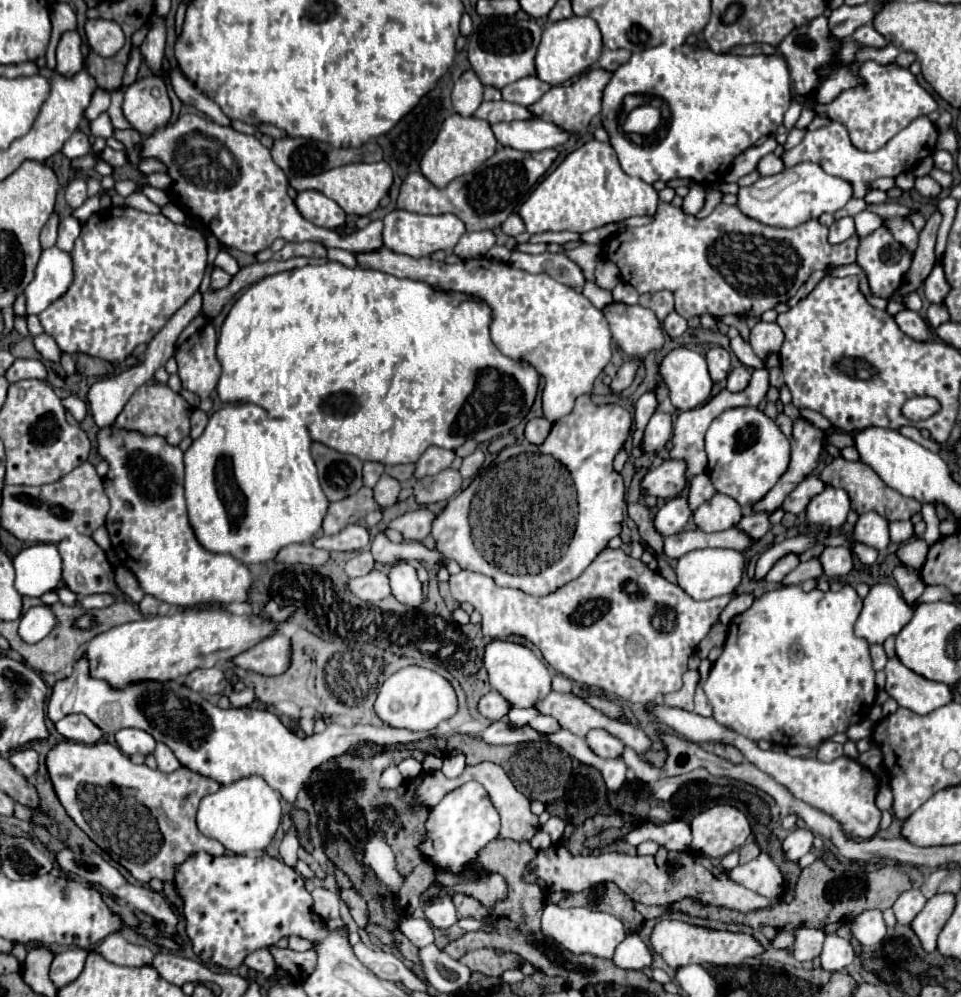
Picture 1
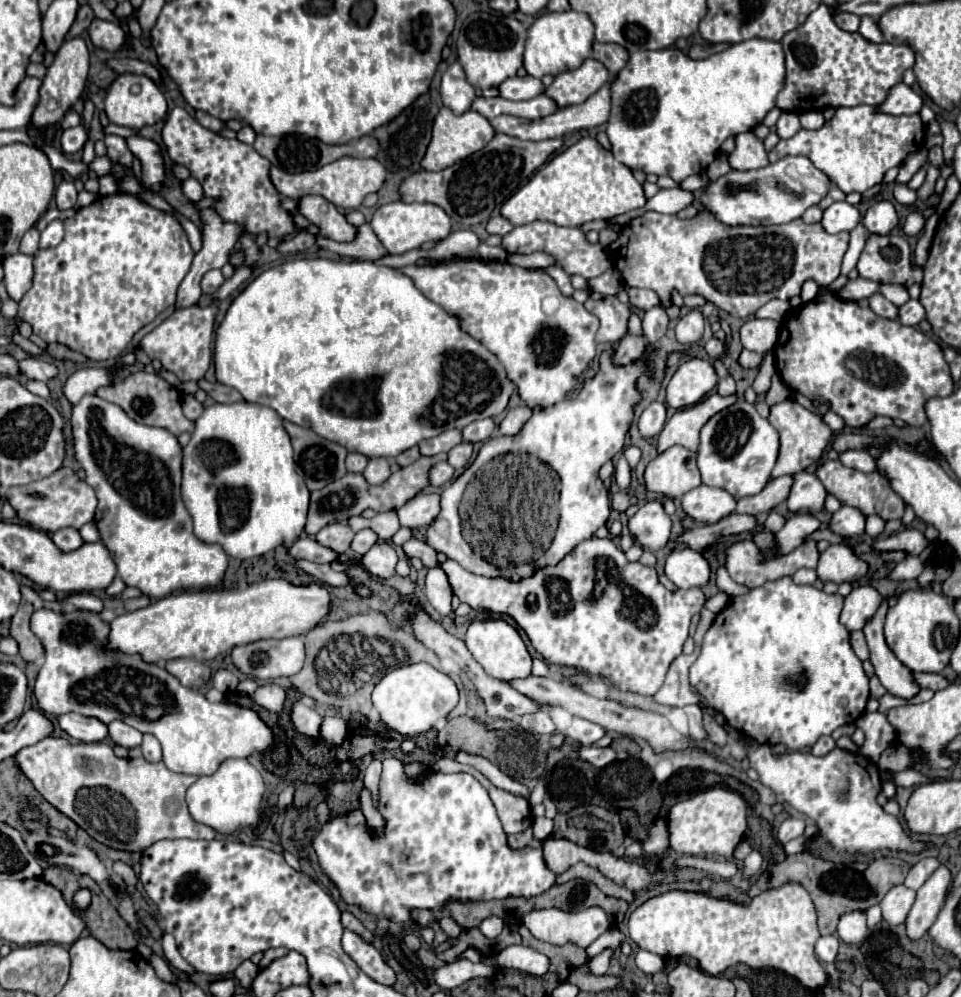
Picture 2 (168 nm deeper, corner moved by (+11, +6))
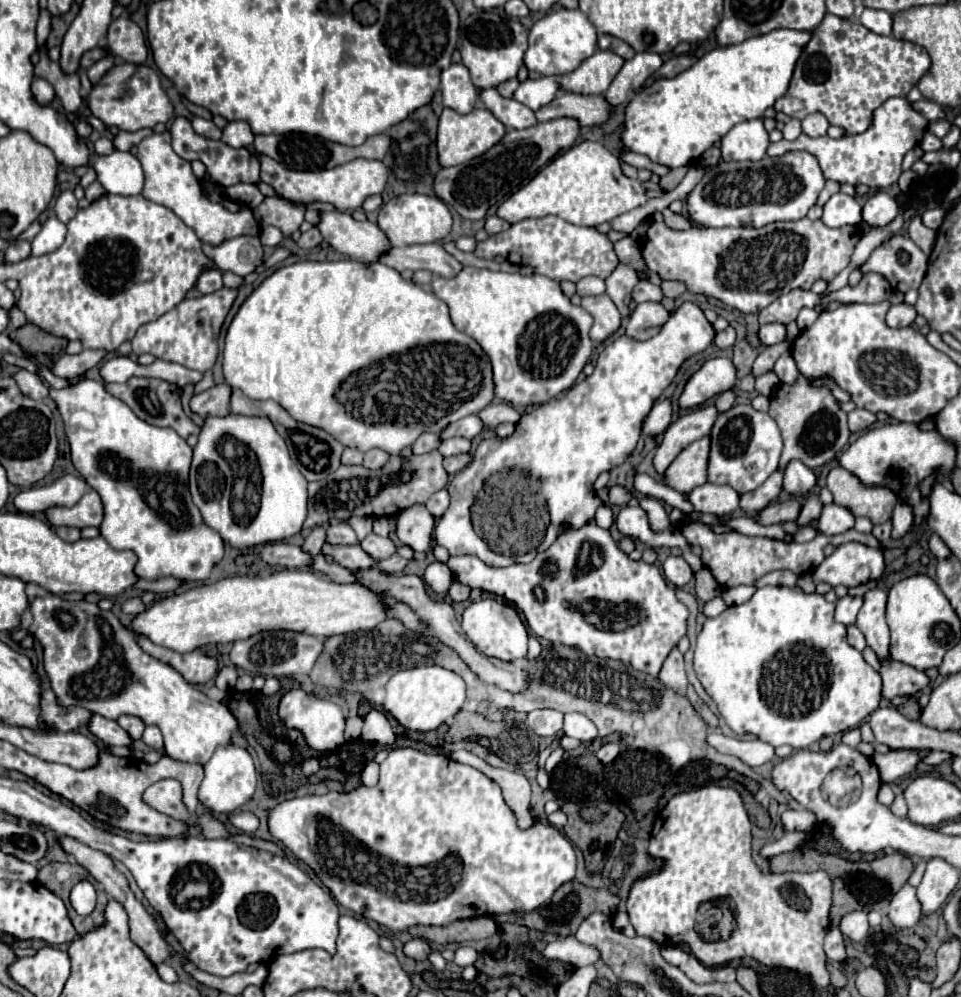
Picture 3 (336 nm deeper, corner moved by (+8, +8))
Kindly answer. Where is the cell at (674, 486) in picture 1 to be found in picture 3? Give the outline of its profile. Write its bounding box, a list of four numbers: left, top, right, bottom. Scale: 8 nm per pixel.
[665,437,709,493]

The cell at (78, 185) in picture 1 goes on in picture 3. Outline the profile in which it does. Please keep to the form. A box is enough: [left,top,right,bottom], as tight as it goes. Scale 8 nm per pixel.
[55,191,77,223]

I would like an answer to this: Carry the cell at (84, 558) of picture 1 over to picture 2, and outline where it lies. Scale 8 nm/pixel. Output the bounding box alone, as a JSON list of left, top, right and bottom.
[52,527,82,553]

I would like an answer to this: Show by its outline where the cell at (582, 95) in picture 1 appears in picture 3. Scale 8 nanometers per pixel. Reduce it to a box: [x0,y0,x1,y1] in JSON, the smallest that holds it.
[561,51,625,95]

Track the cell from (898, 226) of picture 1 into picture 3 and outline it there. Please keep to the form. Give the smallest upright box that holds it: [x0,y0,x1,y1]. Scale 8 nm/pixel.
[863,191,899,225]

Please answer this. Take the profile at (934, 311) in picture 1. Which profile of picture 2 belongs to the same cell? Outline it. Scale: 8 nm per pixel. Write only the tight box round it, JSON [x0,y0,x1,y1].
[898,299,926,327]

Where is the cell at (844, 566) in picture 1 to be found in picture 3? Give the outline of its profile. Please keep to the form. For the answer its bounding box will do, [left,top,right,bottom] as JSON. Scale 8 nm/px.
[811,543,885,587]

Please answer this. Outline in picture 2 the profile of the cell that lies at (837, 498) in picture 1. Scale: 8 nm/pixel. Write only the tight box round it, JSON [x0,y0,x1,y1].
[788,471,826,513]

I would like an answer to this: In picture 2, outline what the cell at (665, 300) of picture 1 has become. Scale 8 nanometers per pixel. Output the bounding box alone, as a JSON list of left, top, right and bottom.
[628,289,660,311]

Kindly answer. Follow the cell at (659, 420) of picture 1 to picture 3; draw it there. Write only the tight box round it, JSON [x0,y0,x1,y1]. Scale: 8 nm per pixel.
[643,399,673,435]

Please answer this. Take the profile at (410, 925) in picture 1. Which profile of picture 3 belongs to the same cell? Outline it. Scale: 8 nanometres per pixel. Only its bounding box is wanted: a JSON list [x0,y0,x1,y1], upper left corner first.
[403,939,431,961]

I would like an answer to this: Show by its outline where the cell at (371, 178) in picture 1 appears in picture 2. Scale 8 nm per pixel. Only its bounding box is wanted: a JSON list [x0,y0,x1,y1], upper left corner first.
[270,157,386,209]

